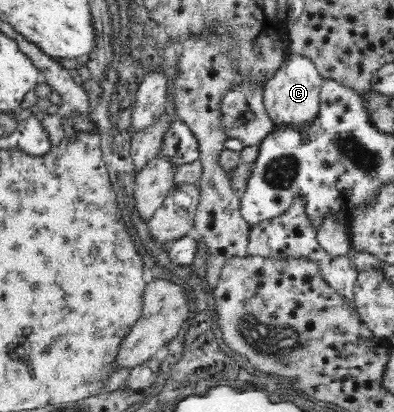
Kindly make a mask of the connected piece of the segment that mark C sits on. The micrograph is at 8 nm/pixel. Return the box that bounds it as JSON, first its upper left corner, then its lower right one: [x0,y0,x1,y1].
[264,53,323,129]

